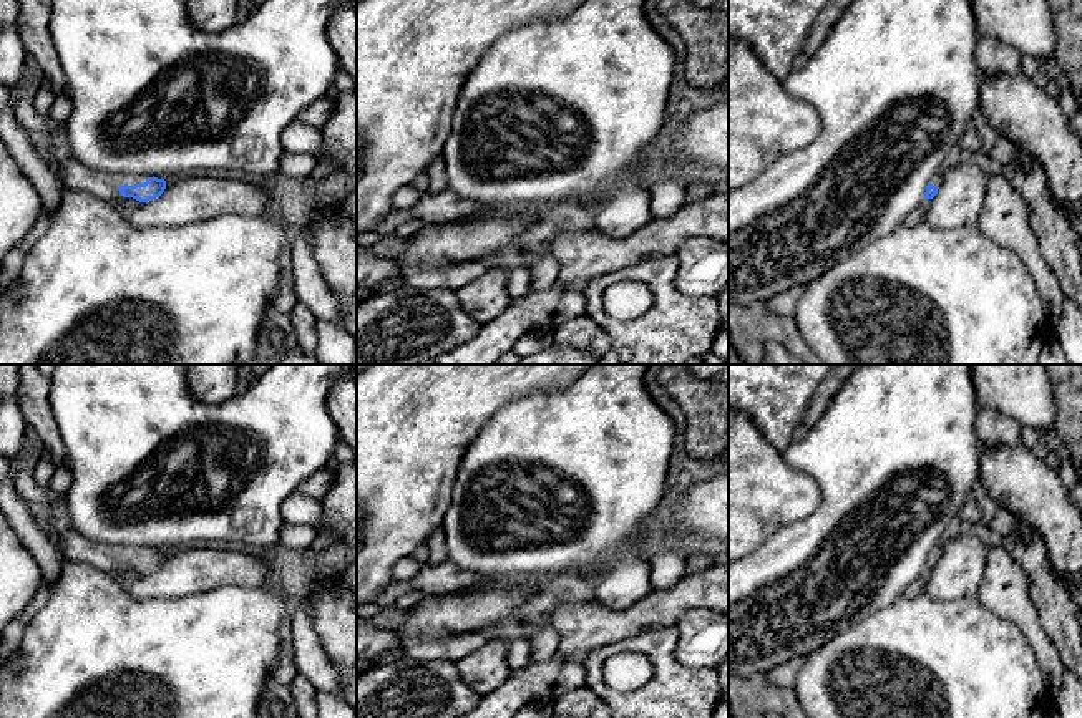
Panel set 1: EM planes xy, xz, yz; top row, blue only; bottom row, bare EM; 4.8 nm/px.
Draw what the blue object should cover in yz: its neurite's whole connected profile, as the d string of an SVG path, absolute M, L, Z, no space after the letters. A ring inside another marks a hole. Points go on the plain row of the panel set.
M939 542L928 554L924 570L904 590L906 597L918 597L926 594L926 585L929 582L931 572L938 565L941 555L943 555L943 544Z

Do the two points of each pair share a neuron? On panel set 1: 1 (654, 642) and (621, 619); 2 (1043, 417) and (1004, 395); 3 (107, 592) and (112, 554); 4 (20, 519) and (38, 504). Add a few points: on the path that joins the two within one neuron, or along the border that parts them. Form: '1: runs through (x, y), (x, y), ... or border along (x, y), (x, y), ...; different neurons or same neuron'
1: border along (674, 624), (644, 629), (604, 645); different neurons
2: runs through (1033, 407), (1021, 395), (1014, 395); same neuron
3: border along (72, 561), (92, 564), (110, 576); different neurons
4: border along (17, 491), (37, 526), (48, 538); different neurons

